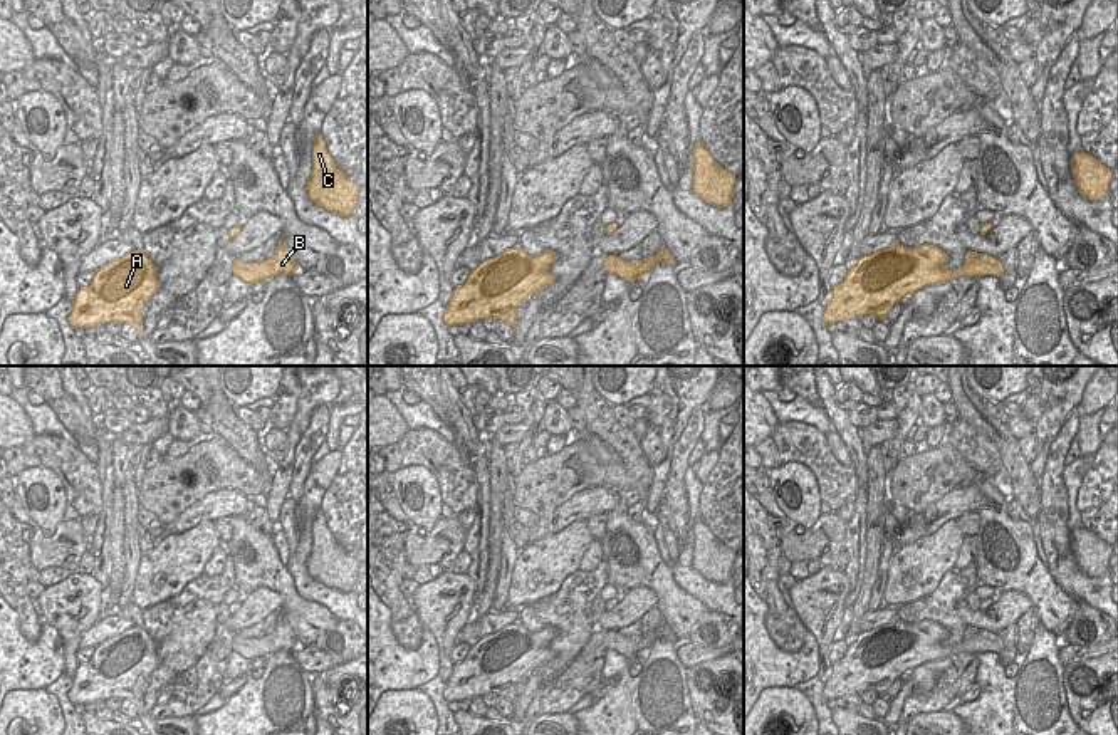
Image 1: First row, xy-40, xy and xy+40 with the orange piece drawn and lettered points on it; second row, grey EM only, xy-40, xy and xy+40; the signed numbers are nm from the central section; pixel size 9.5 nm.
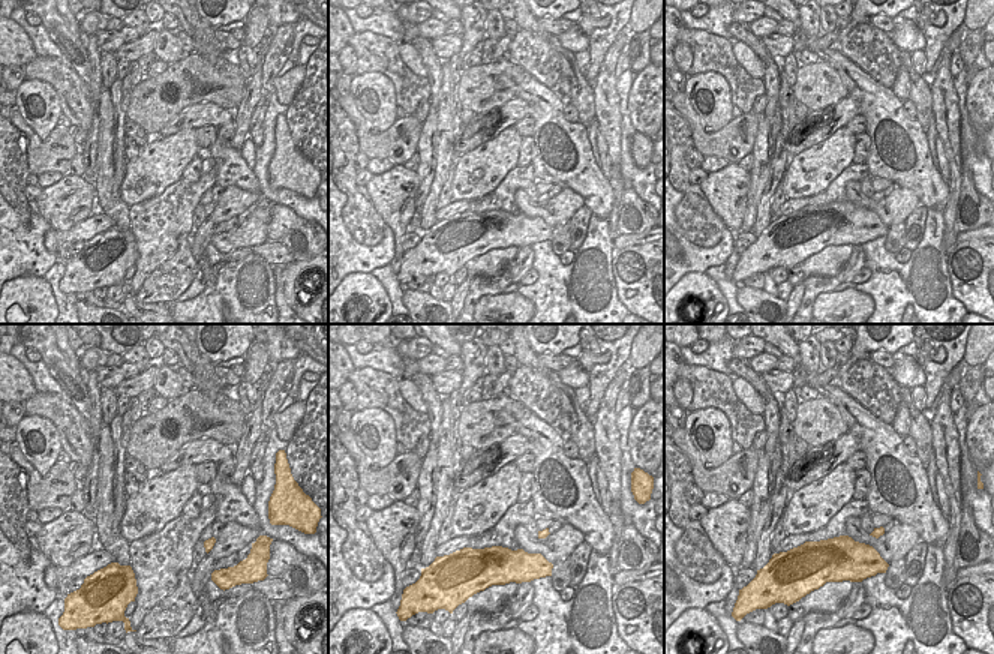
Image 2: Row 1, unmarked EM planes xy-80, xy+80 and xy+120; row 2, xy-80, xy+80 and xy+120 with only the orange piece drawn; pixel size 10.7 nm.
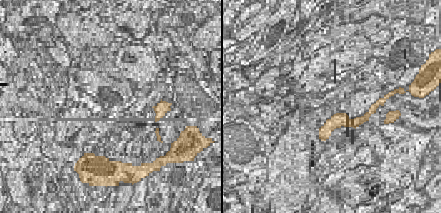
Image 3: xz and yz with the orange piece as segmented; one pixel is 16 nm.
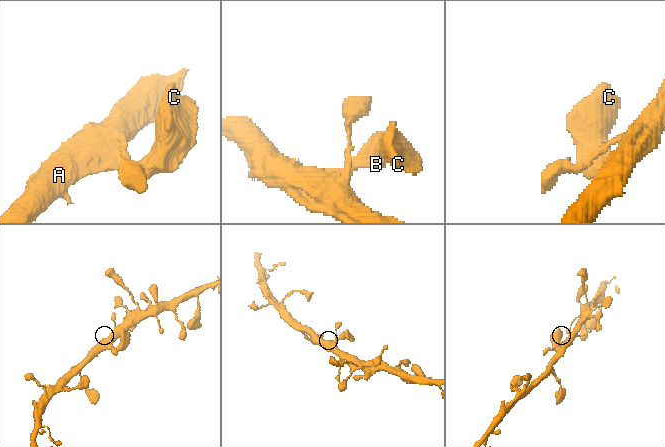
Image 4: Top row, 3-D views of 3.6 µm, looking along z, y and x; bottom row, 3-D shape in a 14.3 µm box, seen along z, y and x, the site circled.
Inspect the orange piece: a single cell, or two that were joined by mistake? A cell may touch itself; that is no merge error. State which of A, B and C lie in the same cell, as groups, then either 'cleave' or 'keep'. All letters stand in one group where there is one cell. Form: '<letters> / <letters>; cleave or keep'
A B C; keep

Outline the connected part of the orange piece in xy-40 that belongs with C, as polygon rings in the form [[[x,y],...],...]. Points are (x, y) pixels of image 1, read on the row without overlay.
[[[321,508],[312,520],[312,547],[306,567],[312,579],[341,592],[353,591],[359,576],[359,562],[337,544]]]

